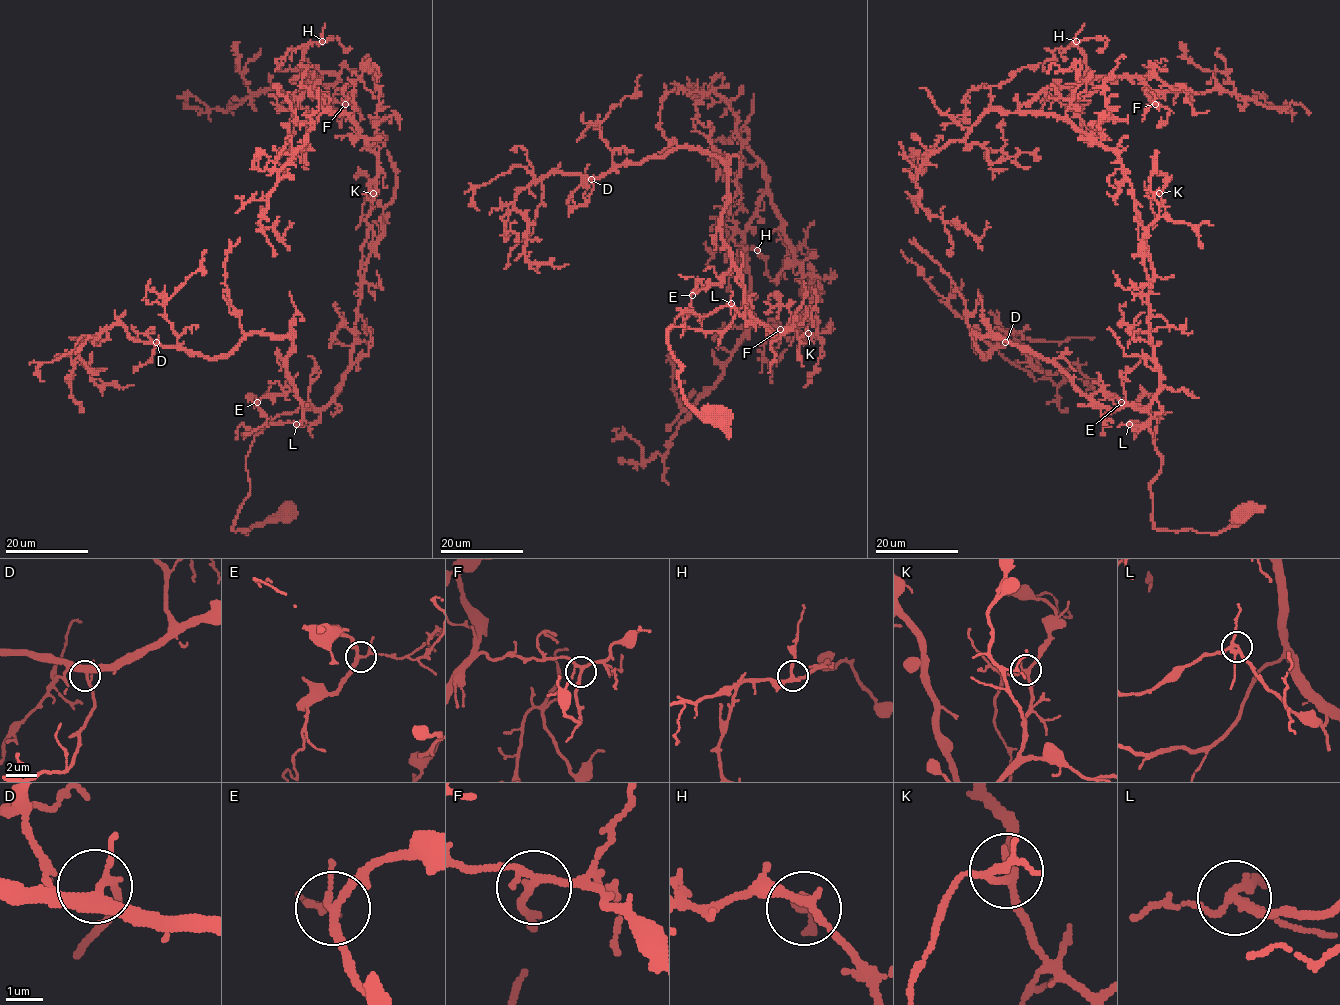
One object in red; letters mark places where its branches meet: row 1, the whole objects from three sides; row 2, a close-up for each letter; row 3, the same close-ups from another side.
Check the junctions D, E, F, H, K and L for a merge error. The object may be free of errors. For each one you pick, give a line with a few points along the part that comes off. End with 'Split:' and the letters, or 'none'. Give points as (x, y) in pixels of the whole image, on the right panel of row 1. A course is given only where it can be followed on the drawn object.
Split: none

